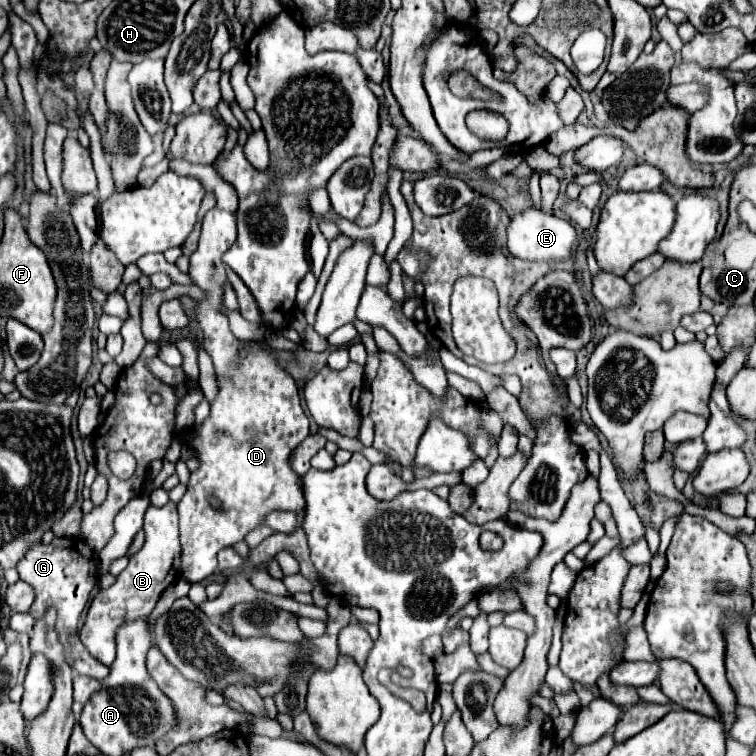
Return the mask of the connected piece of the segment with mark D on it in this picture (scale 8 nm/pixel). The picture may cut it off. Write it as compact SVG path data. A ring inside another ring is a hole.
M212 208L206 212L202 220L202 232L198 250L190 256L190 278L196 286L200 286L208 298L198 304L196 316L204 330L204 346L206 352L212 356L216 374L218 374L218 386L220 392L216 396L216 402L210 406L210 416L206 422L196 428L192 434L186 436L186 444L194 446L196 456L200 458L200 468L192 472L188 490L178 502L178 514L180 514L180 538L182 538L182 576L190 582L202 582L210 574L216 572L216 554L232 544L238 544L246 538L248 532L260 528L270 512L292 512L296 516L304 516L306 504L302 491L302 478L290 468L288 456L296 444L300 444L308 434L308 418L302 410L298 388L290 374L286 374L278 364L276 358L270 356L266 350L262 350L254 342L242 342L238 340L230 328L226 316L220 312L222 304L222 282L226 280L226 270L220 260L220 256L236 242L236 214L222 212L220 208ZM232 360L240 362L240 368L236 370L232 366ZM214 494L222 500L224 514L218 514L208 504L208 496Z

